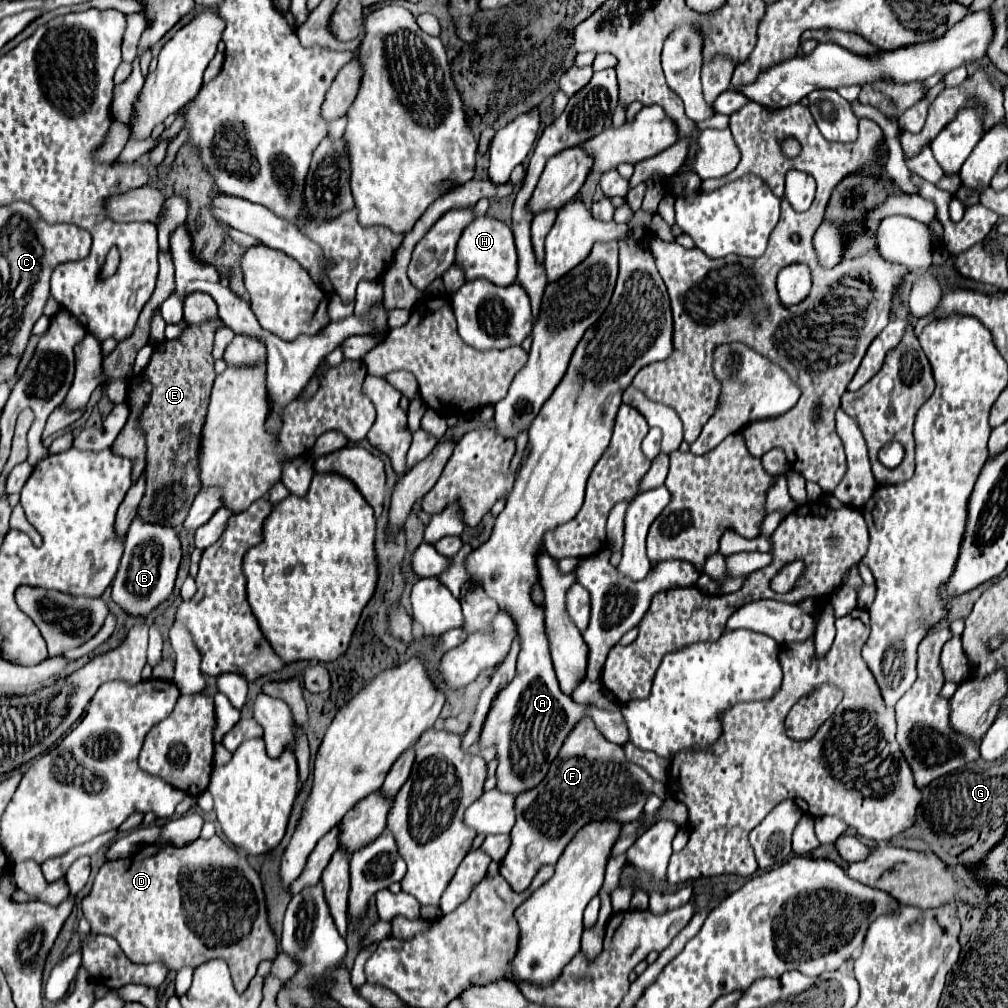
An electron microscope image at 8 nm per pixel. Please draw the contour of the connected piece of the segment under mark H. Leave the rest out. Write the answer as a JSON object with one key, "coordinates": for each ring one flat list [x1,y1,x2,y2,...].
{"coordinates":[[484,215,474,219,462,233,458,247,456,247,456,265,464,271,466,281,474,279,488,279,494,285,506,287,516,281,518,265,516,265,516,249,514,249,514,237,512,229,498,217]]}

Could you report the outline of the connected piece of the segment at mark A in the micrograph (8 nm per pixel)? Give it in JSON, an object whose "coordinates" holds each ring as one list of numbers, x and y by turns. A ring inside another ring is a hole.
{"coordinates":[[622,239,620,273,612,301,606,313,584,333,574,349,566,377,532,421,528,431,530,453,516,475,514,489,494,523,490,539,470,551,464,561,470,581,482,587,502,611,510,613,520,639,516,677,496,693,478,737,482,749,496,749,496,789,502,793,520,795,534,789,546,777,570,729,582,717,590,717,608,741,618,745,628,741,628,729,620,709,613,712,594,705,578,705,570,695,562,693,550,657,544,607,534,603,530,593,540,583,536,563,544,551,546,531,568,523,580,511,586,479,610,443,622,393,644,365,670,357,674,351,672,325,666,285,650,251,636,239]]}

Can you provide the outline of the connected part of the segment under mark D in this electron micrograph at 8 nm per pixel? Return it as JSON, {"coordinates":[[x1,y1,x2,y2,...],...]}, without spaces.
{"coordinates":[[218,835,210,837,210,839,196,839,192,841,190,845,186,847,174,847,174,845,162,845,158,847,158,851,146,859,142,857,132,857,128,859,128,865,126,865,126,859,118,859,118,861,106,861,96,879,94,879,94,885,90,889,90,893,82,899,82,911,84,911,84,917,88,919,88,923,92,925,92,933,102,933,102,935,110,935,118,941,118,945,122,947,122,951,126,953,126,957,134,963,162,963,166,965,168,969,172,971,178,971,182,967,196,967,208,959,224,959,230,967,230,975,232,975,232,981,234,981,234,989,238,993,244,993,252,981,252,977,256,975,256,967,260,961,264,959,274,959,276,955,276,937,274,933,270,931,268,927,268,921,266,921,266,905,264,905,264,893,262,893,262,883,260,883,260,877,258,873,248,865,246,857,240,855,236,849,228,847]]}

